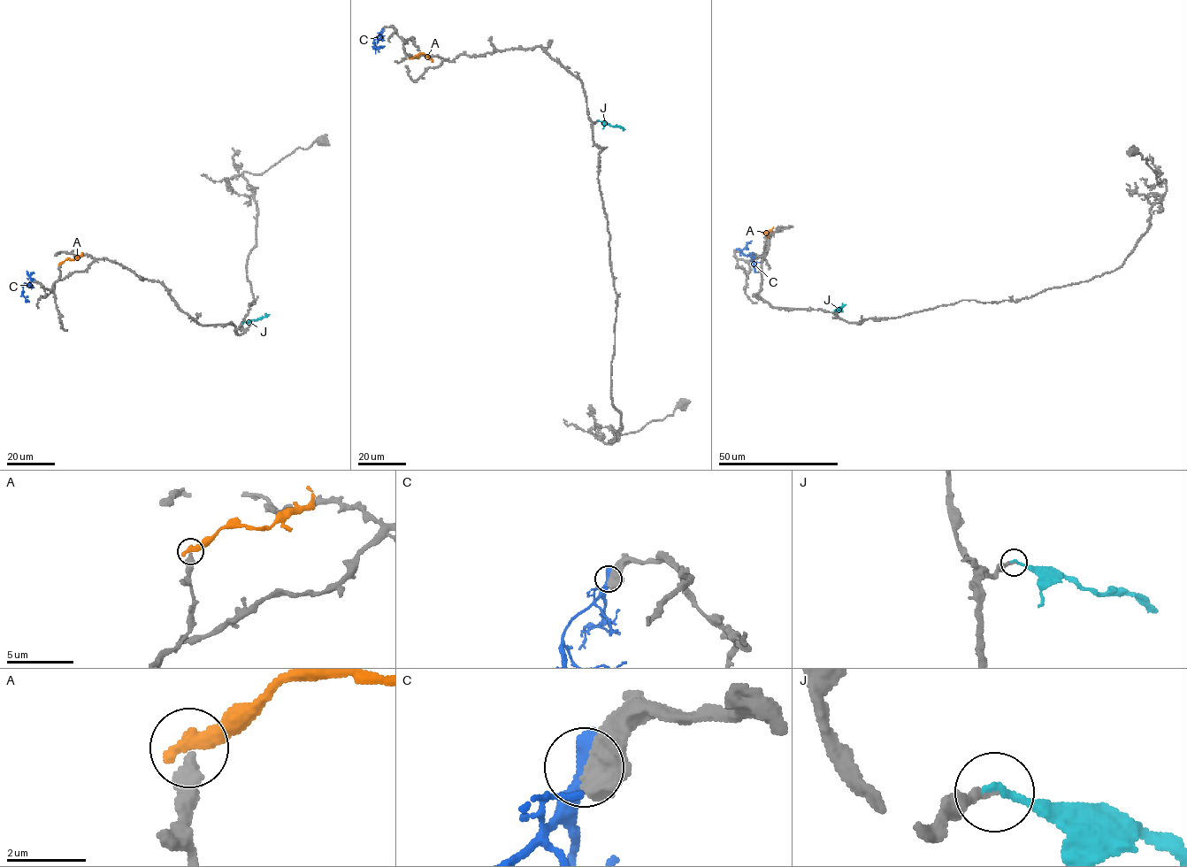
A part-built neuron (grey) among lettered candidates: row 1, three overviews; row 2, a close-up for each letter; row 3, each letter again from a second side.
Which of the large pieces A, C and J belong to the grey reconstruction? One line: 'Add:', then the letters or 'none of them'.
Add: J

